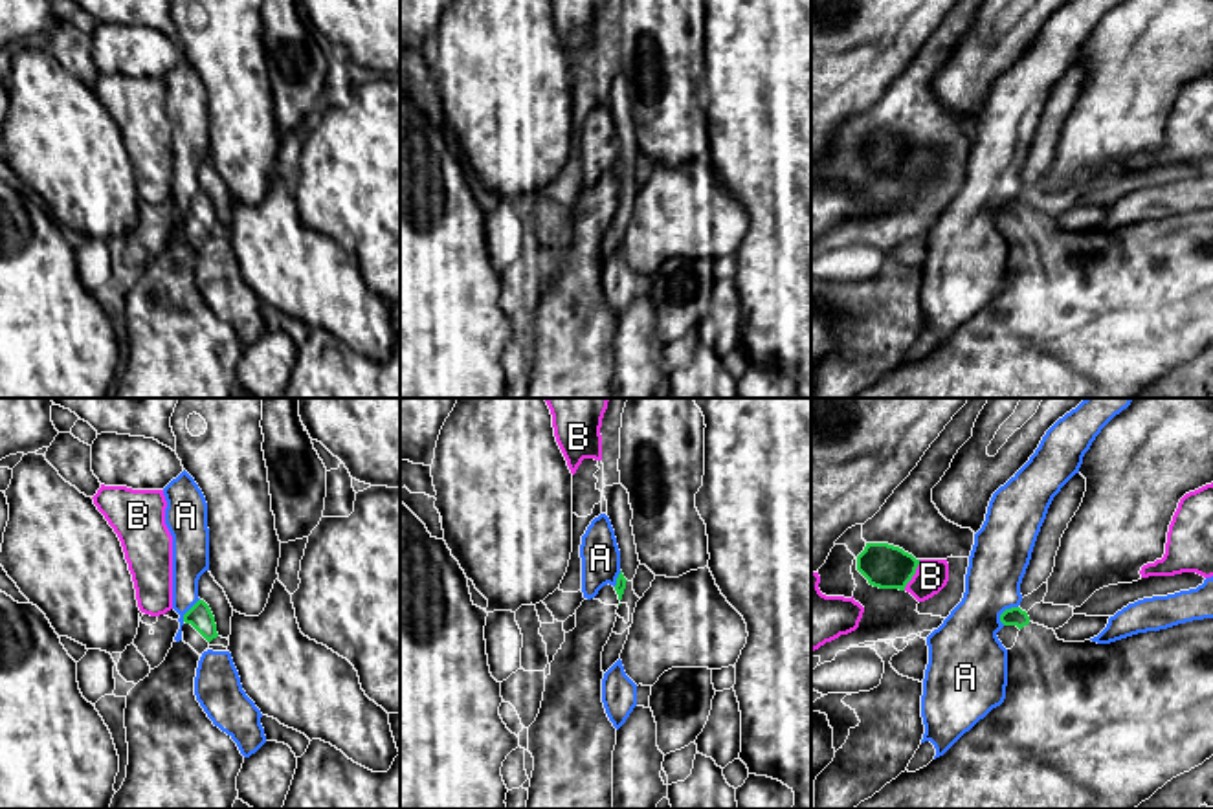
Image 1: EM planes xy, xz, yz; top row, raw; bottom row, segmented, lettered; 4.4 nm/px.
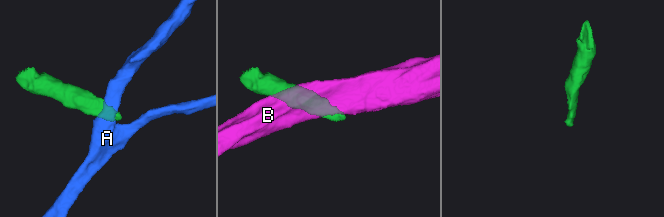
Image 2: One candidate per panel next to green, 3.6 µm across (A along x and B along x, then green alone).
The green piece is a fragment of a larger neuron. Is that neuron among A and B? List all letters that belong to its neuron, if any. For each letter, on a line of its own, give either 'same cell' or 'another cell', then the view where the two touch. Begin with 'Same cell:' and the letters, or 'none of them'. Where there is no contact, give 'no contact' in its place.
Same cell: none of them
A: another cell; contact in yz
B: another cell; contact in yz

